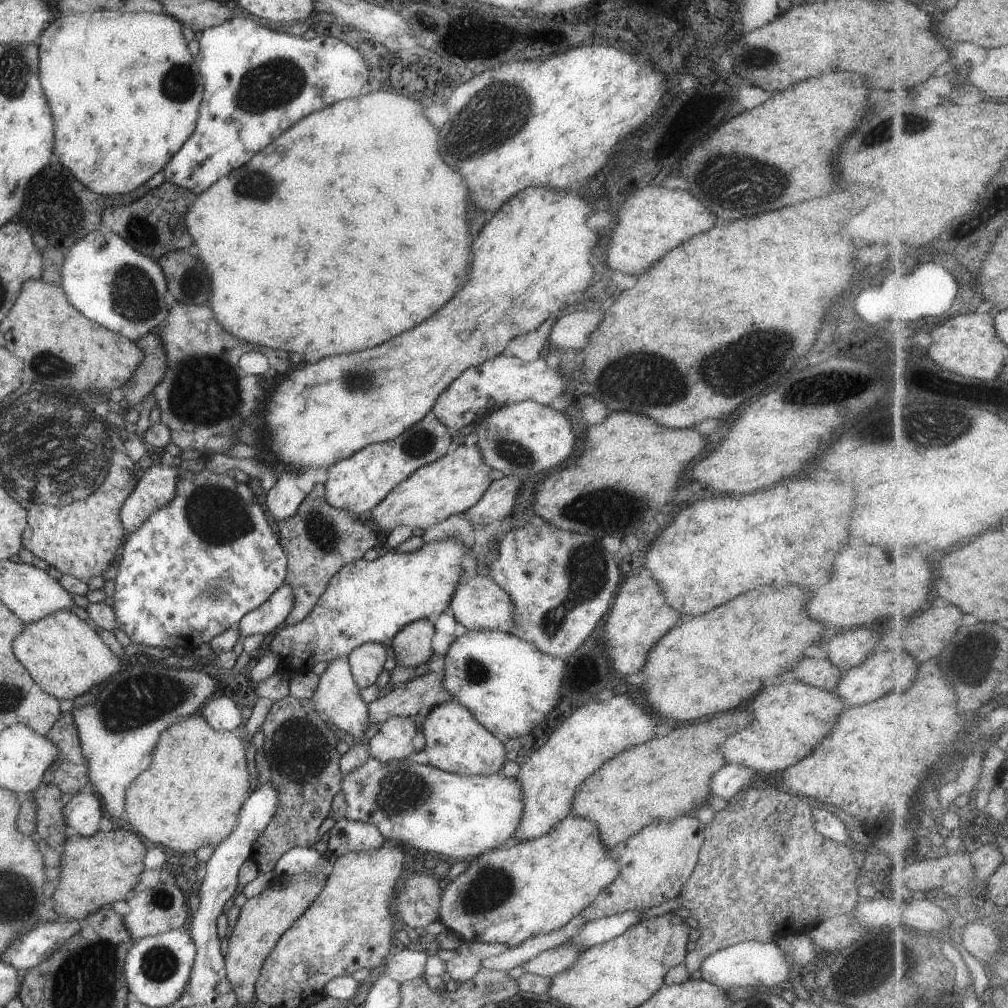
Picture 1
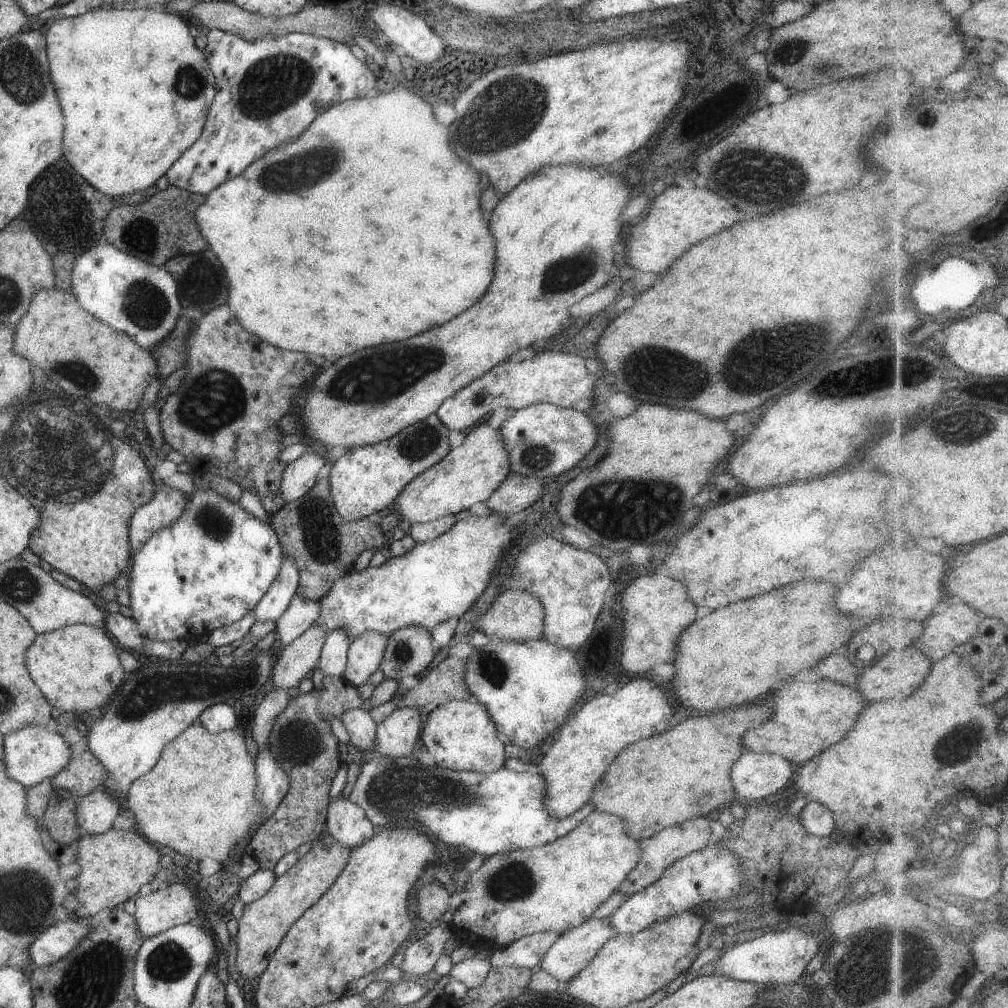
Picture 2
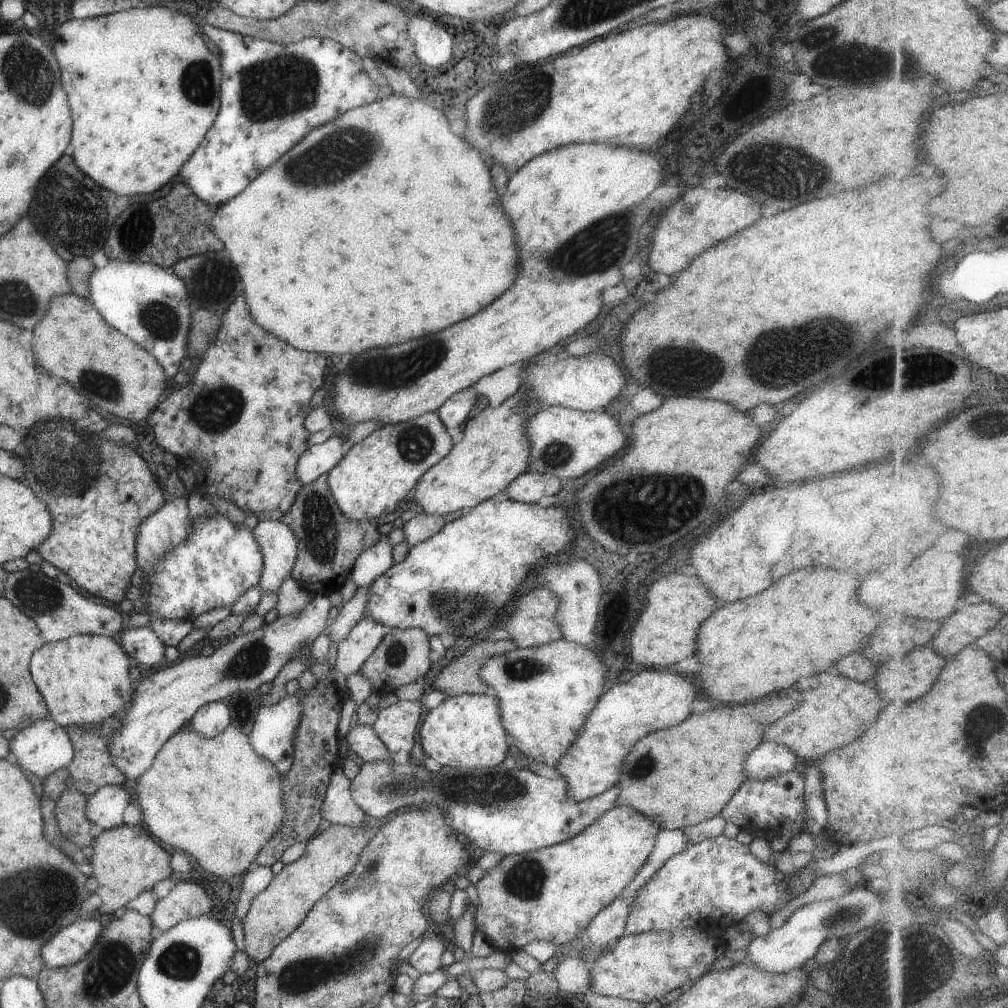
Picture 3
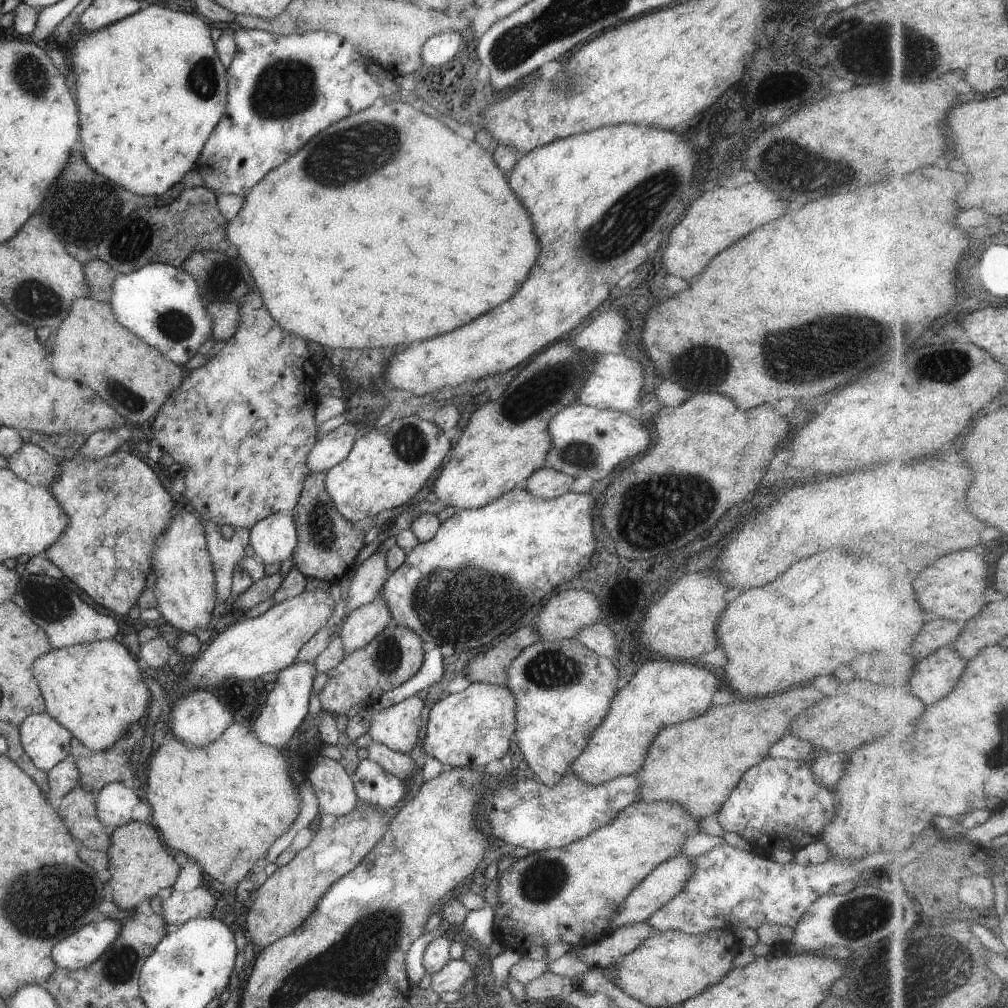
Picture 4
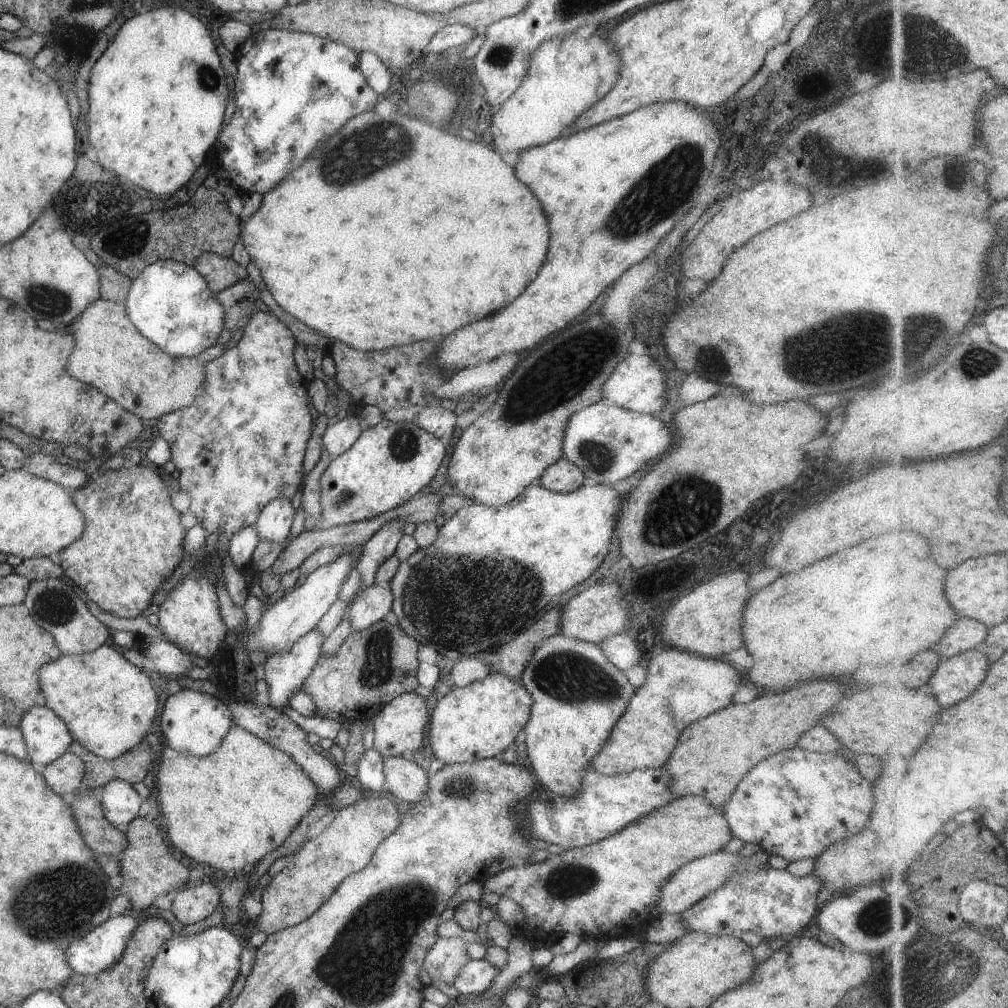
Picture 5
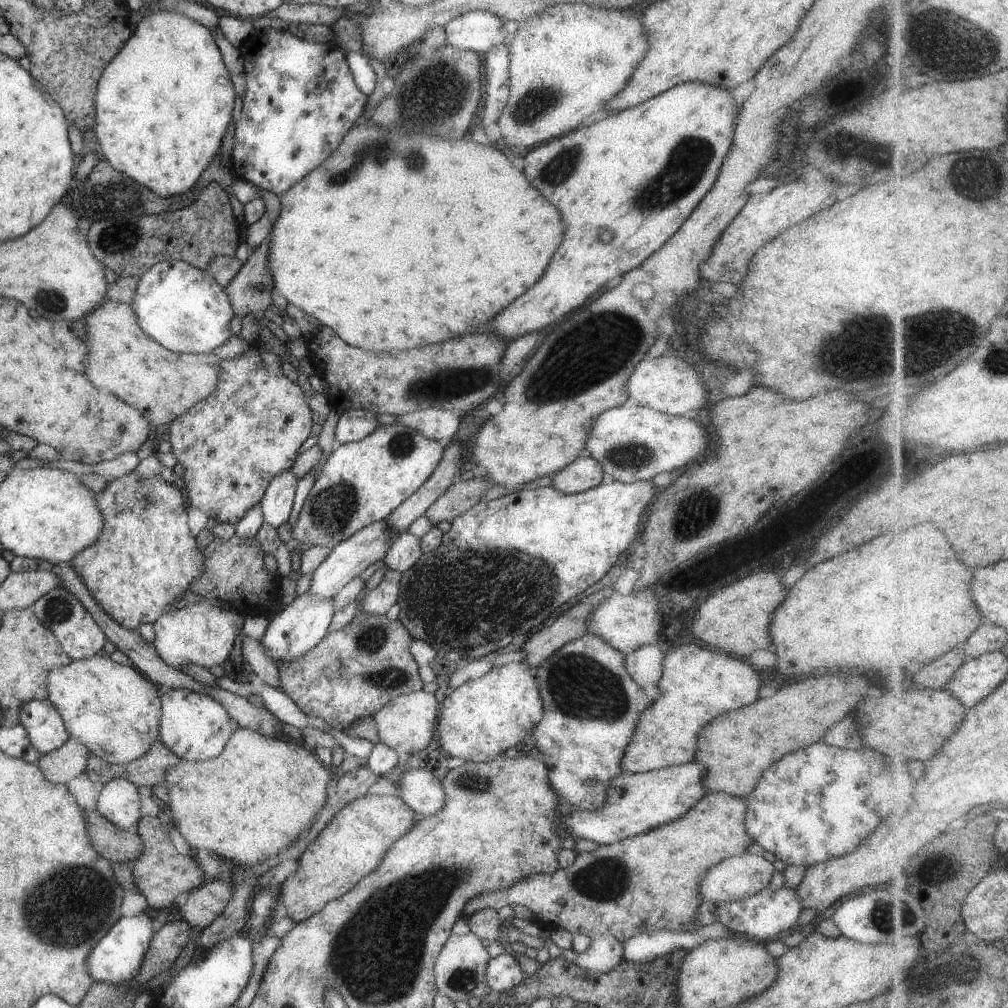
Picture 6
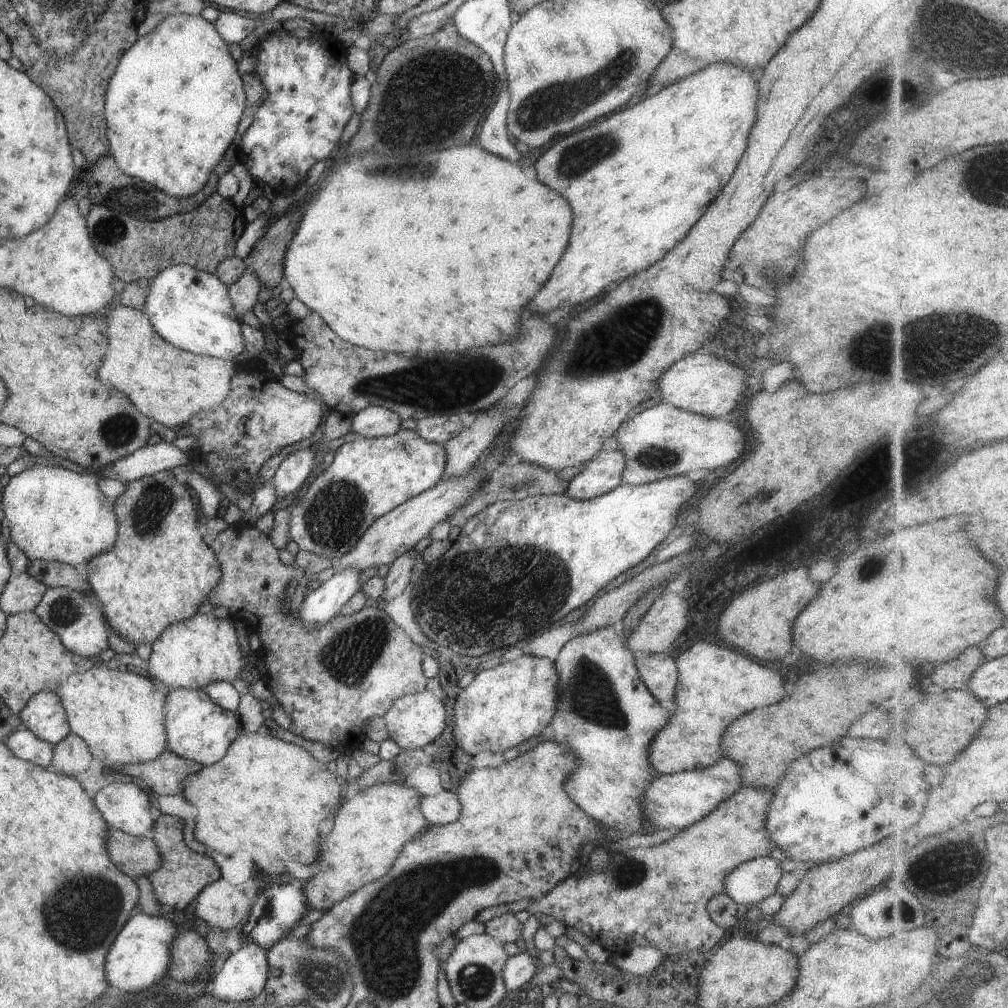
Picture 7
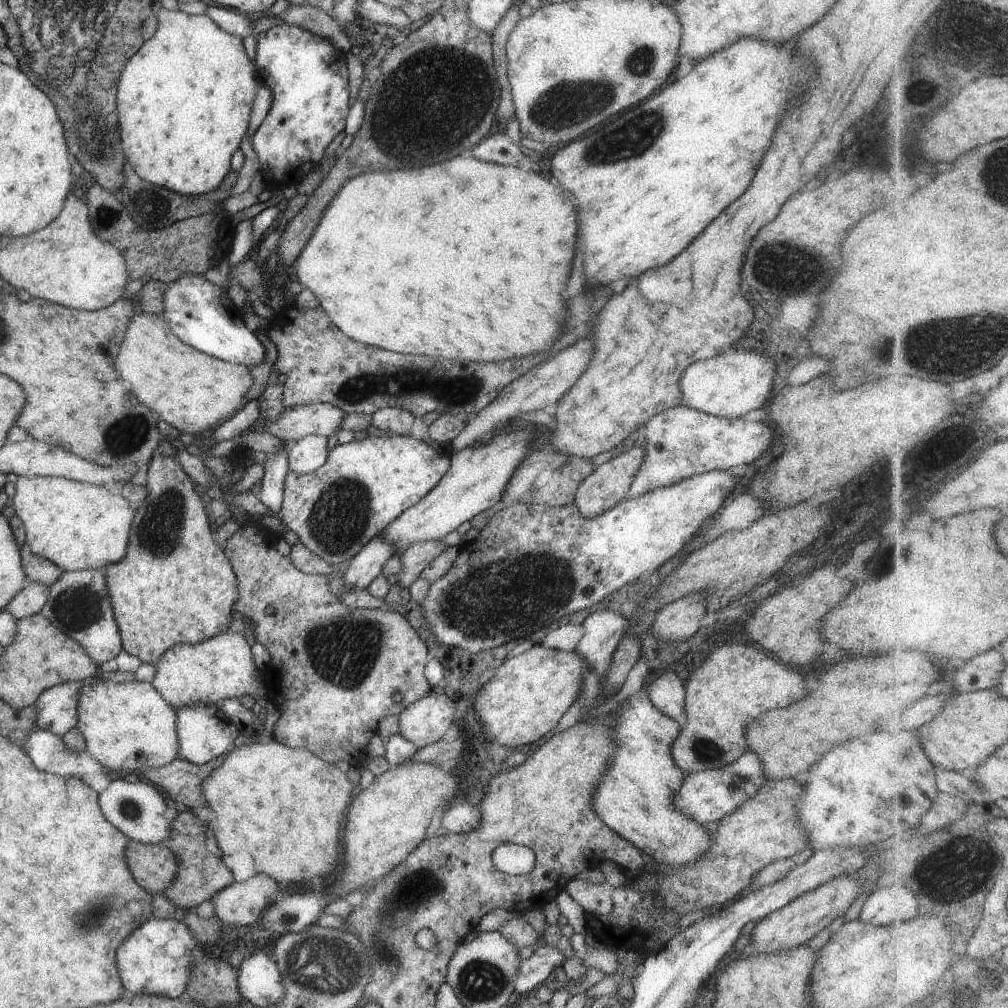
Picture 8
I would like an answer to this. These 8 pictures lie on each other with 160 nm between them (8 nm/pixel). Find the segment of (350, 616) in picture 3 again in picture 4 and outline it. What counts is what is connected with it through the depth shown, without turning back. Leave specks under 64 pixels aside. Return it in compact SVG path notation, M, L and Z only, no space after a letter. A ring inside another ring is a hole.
M375 549L353 572L345 603L346 615L381 594L381 587L389 573L385 557L385 552Z

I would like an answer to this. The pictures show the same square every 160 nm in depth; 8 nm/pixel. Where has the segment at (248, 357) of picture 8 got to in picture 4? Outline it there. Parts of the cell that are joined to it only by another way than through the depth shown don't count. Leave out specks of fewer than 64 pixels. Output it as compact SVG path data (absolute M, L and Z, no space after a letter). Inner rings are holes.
M147 264L131 274L116 276L111 283L111 296L108 303L121 326L179 366L183 366L197 353L197 348L209 338L212 331L211 315L202 303L199 289L193 277L182 268L173 268L167 264Z

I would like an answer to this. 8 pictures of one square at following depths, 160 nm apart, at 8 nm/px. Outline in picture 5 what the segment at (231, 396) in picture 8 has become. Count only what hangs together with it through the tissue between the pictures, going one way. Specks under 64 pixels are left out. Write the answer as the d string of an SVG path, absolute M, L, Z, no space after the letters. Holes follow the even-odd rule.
M101 298L88 304L73 324L75 348L69 354L69 376L95 386L107 398L153 424L160 416L181 410L200 393L206 370L197 357L171 357L145 338L130 321L122 303Z

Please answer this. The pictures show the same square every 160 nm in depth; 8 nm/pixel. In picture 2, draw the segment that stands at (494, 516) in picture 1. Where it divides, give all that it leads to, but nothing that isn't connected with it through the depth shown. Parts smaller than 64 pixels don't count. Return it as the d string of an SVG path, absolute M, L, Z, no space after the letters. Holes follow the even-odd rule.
M509 471L503 482L484 500L491 513L510 517L532 506L543 490L539 477L525 476Z

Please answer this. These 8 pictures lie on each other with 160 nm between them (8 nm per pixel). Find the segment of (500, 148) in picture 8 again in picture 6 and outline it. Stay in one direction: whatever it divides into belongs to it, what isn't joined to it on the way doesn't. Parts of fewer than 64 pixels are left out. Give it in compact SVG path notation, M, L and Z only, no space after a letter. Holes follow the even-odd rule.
M509 41L490 48L483 61L483 126L496 122L508 99Z

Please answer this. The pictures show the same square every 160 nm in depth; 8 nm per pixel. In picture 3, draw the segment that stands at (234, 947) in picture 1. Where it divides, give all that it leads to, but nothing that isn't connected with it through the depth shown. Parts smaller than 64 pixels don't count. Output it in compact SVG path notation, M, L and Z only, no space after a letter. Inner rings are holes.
M364 821L357 828L330 824L317 836L307 841L303 854L295 862L283 866L267 888L261 890L251 900L242 921L245 942L243 951L249 961L262 963L283 938L292 934L292 931L303 921L305 914L311 910L311 906L351 871L359 859L363 846L369 842L369 838L365 836L367 829Z

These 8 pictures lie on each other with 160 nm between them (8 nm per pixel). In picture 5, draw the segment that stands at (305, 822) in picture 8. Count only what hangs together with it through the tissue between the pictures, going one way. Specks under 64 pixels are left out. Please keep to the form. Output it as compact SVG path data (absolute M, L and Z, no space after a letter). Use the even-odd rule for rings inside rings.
M233 722L227 734L223 737L221 744L207 756L194 757L193 755L179 754L169 747L163 749L159 761L153 768L149 782L154 784L157 788L157 802L159 802L158 809L160 812L158 822L167 835L166 841L169 846L184 860L193 860L203 866L211 868L211 870L217 870L217 874L221 872L238 874L254 866L262 856L276 849L288 837L288 834L295 828L299 819L306 814L318 798L316 786L307 778L302 768L299 767L287 753L263 742L254 734L248 733L246 730L233 724Z

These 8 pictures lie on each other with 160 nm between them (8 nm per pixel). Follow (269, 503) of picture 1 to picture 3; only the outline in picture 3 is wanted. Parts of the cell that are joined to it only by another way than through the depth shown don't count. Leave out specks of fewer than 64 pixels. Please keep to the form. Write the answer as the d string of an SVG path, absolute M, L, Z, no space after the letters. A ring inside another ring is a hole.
M331 436L325 442L309 446L299 456L295 464L295 478L305 486L317 480L321 474L327 473L344 456L345 440L339 436Z

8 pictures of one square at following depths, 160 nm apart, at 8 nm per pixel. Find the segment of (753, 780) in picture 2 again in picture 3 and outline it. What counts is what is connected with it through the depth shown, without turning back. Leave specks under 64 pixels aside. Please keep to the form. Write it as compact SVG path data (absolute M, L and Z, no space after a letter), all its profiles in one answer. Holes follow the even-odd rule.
M762 742L745 758L744 780L769 780L798 769L801 763L789 748L773 742Z

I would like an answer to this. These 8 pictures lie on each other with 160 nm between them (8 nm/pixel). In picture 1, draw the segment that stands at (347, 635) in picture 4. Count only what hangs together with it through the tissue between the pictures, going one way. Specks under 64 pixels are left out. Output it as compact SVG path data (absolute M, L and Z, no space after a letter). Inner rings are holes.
M363 643L356 646L347 656L350 673L358 688L373 685L382 671L385 647L381 643Z

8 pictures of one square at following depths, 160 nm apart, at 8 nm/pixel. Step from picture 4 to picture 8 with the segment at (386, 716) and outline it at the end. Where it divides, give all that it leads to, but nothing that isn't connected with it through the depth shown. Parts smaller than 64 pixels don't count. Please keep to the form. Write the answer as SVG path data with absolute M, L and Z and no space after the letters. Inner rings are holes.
M430 690L397 714L398 733L418 749L433 744L453 726L454 710L447 695Z

